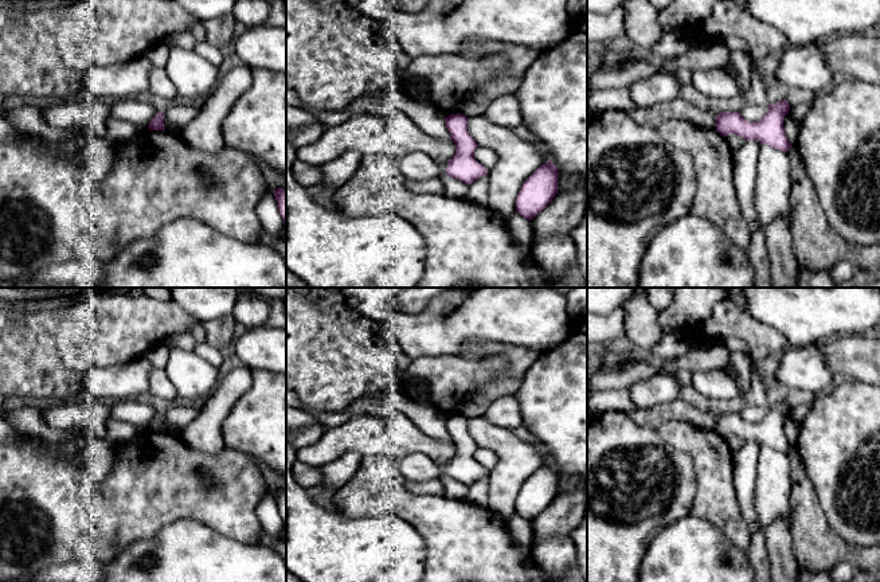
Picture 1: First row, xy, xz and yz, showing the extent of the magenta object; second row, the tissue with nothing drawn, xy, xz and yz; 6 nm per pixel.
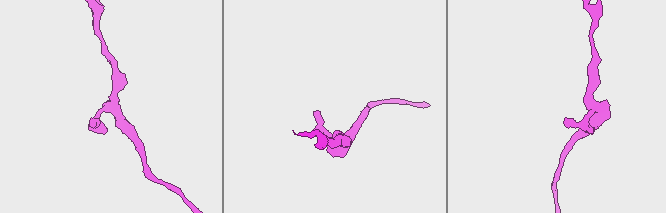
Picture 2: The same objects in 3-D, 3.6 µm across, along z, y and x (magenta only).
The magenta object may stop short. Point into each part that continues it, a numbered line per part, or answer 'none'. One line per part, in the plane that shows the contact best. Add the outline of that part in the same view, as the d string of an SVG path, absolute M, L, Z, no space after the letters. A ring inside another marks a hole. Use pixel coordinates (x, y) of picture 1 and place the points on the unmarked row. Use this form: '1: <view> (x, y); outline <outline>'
none

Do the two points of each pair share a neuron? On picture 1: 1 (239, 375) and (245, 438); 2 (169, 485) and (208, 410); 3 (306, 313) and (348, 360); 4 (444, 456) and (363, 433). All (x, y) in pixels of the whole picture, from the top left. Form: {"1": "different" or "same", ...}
{"1": "different", "2": "different", "3": "same", "4": "same"}

